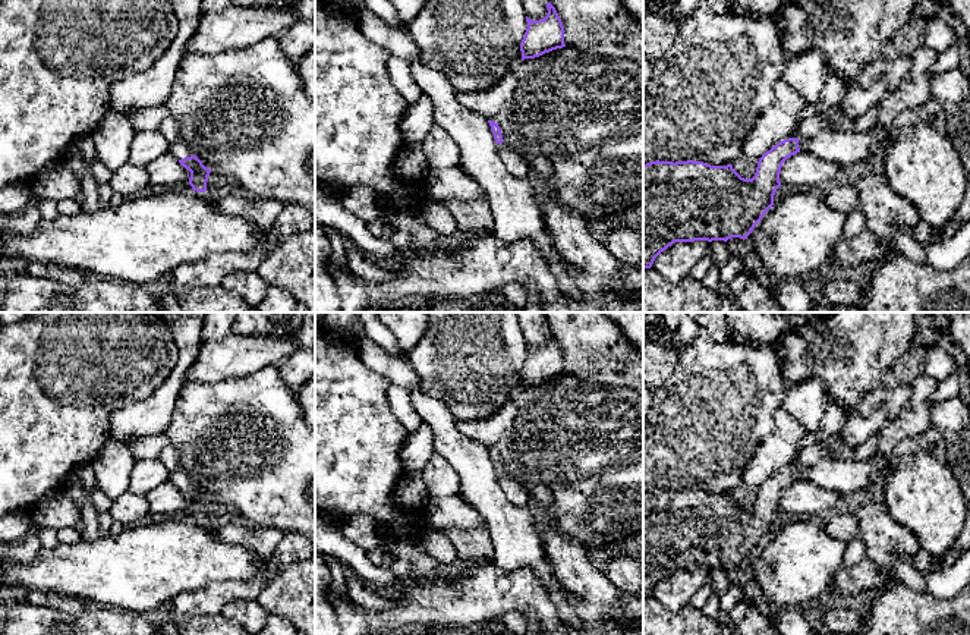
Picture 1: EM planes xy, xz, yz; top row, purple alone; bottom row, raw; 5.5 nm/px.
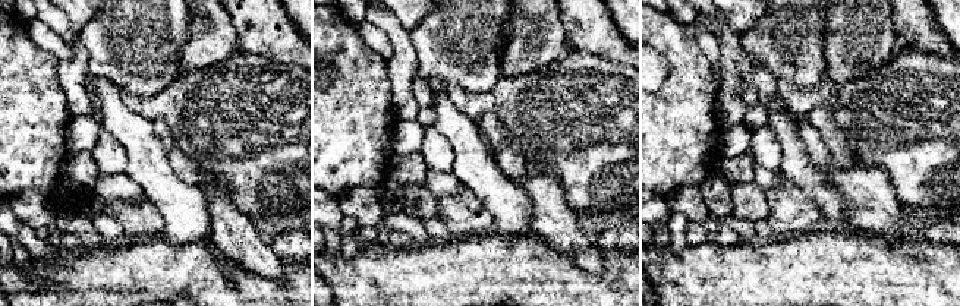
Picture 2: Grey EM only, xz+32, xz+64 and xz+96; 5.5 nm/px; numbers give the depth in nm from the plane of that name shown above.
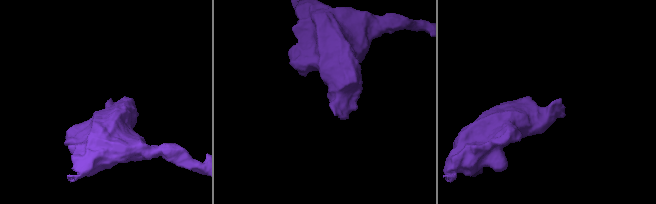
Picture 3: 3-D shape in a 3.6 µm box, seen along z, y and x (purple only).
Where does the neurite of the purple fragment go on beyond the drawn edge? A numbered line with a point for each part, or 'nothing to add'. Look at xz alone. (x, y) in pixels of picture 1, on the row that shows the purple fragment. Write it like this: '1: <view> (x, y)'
1: xz (516, 164)

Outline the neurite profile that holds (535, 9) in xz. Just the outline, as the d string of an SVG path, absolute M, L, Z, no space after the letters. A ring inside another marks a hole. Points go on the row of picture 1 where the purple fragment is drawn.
M522 0L526 16L532 21L544 19L548 13L549 0Z

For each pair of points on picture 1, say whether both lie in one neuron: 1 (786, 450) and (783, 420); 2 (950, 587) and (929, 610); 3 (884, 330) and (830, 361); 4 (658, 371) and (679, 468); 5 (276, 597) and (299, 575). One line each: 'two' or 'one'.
1: one
2: two
3: one
4: two
5: one

